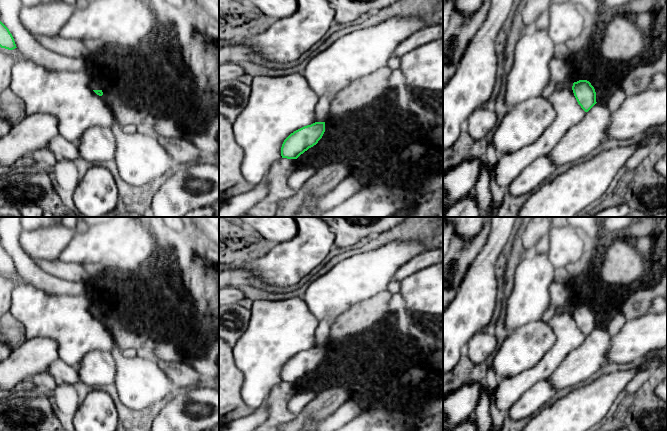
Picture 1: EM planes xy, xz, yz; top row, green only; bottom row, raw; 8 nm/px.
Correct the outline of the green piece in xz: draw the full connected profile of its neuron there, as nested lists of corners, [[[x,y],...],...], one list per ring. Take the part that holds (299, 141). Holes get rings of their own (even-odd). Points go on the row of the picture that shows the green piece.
[[[315,122],[291,133],[281,147],[282,158],[297,159],[301,154],[313,147],[325,132],[325,122]]]

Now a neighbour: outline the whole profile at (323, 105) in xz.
[[[329,93],[317,102],[316,122],[325,122],[328,117],[328,112],[332,102],[336,99],[339,93]]]

